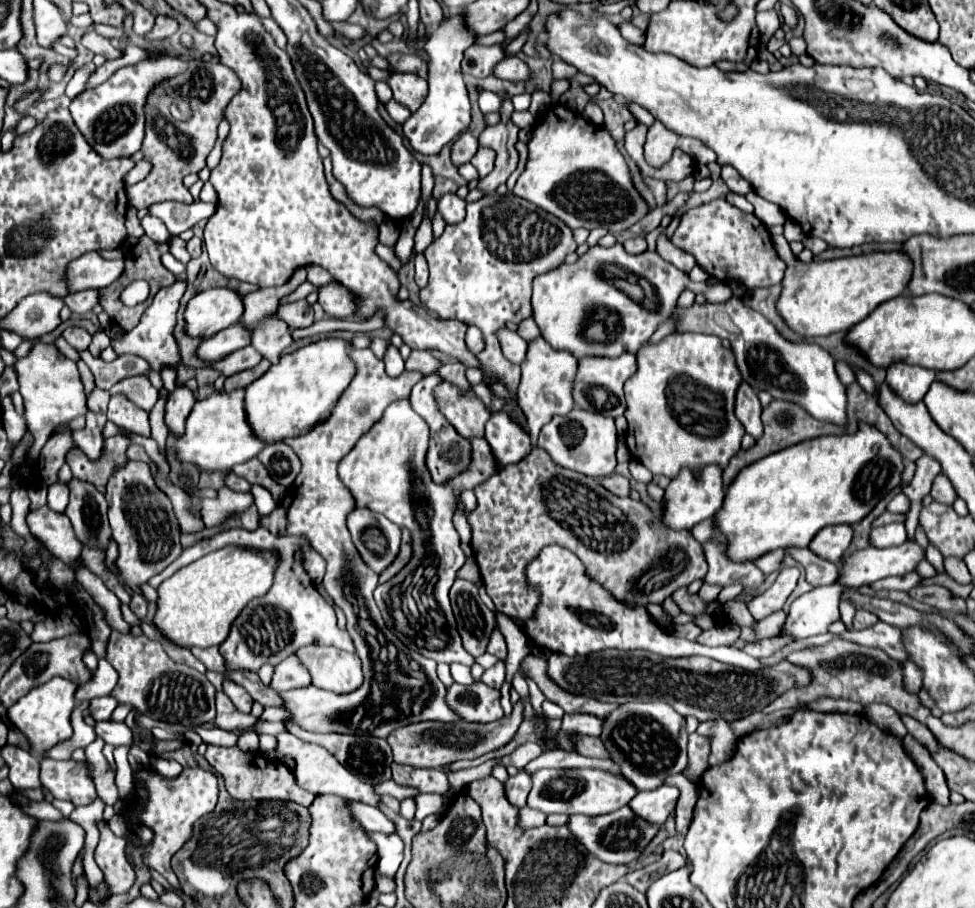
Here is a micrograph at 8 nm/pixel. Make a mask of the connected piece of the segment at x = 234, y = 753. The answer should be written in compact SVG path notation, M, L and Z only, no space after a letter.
M208 746L206 760L210 766L222 774L226 782L226 790L232 798L238 800L290 800L302 806L310 806L314 800L314 794L298 788L292 772L282 766L280 762L270 762L258 752L242 752L238 746L234 748L220 748L220 746Z

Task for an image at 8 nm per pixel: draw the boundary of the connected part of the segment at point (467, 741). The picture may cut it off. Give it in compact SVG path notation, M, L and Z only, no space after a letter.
M522 702L514 704L514 712L510 718L500 718L496 722L488 722L488 724L474 724L464 720L462 722L418 722L394 730L386 740L394 750L394 762L408 764L414 768L440 768L456 760L478 758L482 754L502 748L512 740L520 724L522 724Z

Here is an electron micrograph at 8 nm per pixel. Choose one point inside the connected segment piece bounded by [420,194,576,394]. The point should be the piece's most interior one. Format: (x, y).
(481, 270)

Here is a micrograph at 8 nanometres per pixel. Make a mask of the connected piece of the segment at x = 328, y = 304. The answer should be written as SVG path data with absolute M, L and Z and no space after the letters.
M328 282L318 288L318 304L326 314L334 318L352 318L356 308L356 298L338 282Z

